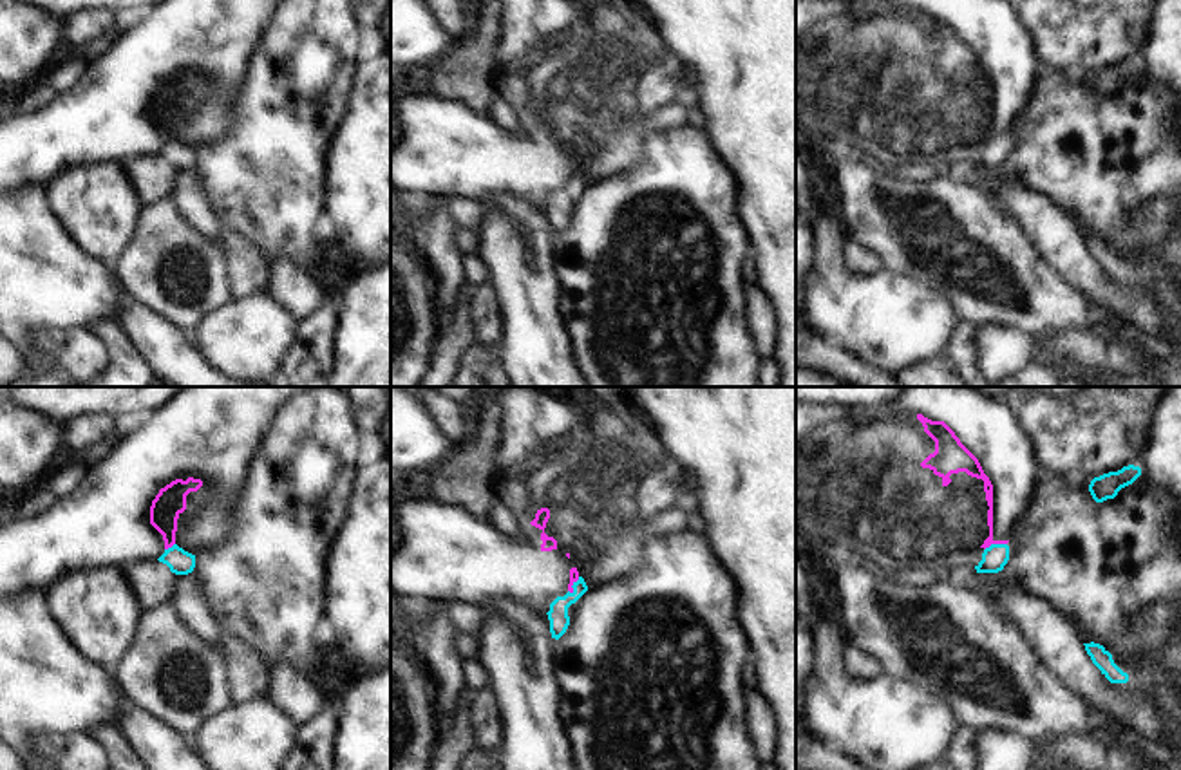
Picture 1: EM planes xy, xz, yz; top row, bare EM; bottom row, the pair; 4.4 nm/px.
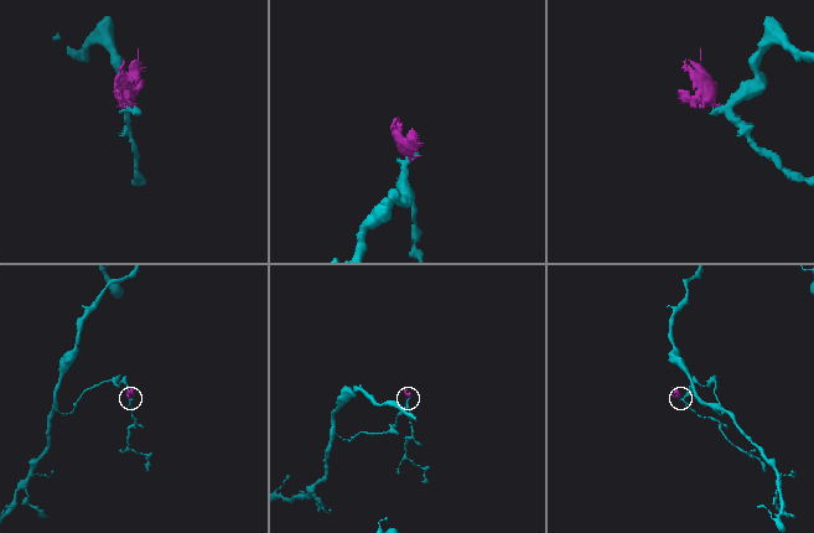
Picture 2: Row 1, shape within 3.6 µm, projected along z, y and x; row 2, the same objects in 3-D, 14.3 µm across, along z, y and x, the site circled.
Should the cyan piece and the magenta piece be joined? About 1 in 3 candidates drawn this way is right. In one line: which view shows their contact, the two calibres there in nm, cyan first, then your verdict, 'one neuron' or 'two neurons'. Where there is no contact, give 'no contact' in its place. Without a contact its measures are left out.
yz | 110/40 nm | two neurons

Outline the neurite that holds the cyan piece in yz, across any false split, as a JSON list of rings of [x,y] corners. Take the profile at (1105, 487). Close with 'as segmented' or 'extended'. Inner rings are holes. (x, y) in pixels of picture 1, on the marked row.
[[[1129,465],[1118,472],[1109,472],[1100,477],[1094,477],[1089,484],[1089,492],[1096,502],[1114,499],[1118,492],[1132,484],[1141,475],[1141,468]]]; as segmented

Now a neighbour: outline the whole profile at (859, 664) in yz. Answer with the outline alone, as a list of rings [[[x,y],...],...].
[[[850,645],[846,649],[845,665],[846,665],[848,674],[855,680],[874,680],[884,674],[883,662],[872,653],[857,645]]]

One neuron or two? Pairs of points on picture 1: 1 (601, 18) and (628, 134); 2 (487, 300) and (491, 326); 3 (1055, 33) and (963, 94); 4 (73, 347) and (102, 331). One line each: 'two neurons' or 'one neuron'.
1: one neuron
2: one neuron
3: two neurons
4: two neurons

